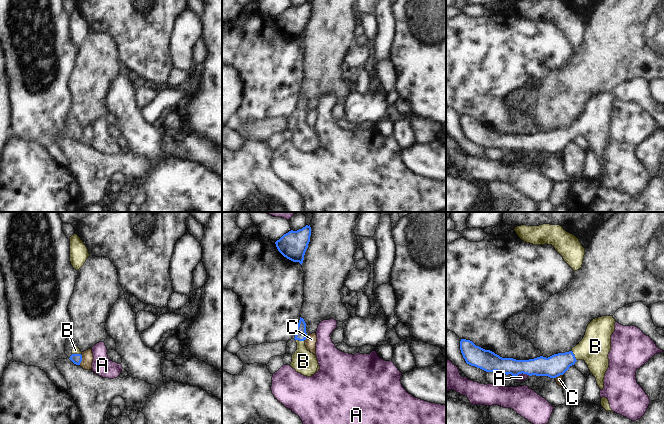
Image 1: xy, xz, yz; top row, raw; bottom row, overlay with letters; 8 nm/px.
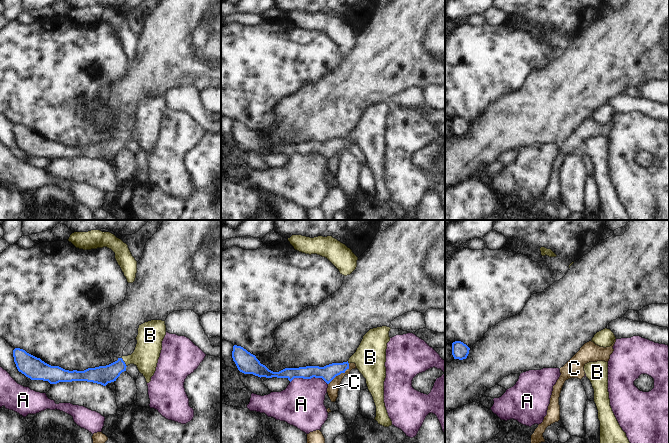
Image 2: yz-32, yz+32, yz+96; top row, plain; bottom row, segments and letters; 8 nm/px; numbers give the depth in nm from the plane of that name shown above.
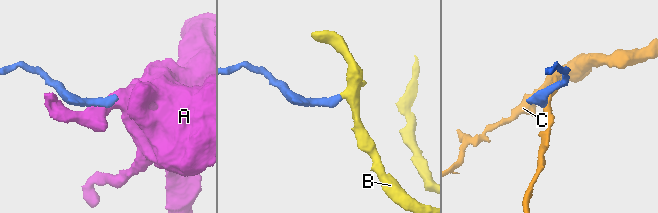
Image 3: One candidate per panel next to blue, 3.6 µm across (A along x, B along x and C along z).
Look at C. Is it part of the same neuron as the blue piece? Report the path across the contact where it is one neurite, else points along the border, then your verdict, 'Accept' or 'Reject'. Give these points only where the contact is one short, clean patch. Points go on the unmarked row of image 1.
Boundary: xy (81, 130), (81, 138), (79, 140). Reject.

